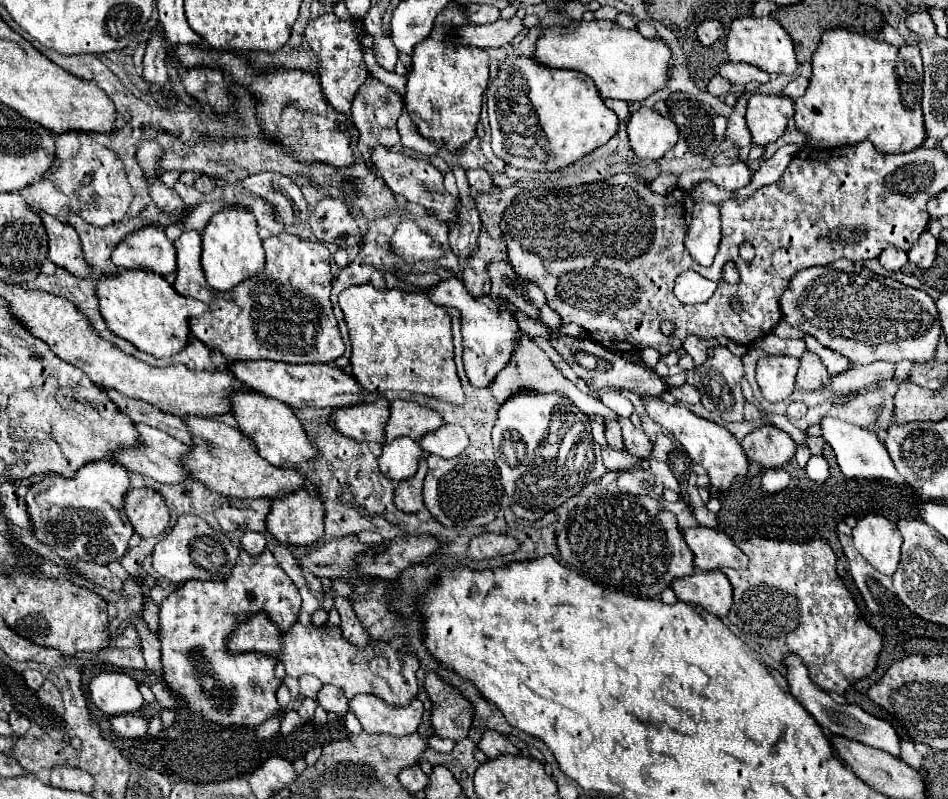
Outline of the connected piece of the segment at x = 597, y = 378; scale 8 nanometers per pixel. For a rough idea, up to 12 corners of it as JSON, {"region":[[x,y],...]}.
{"region":[[556,336],[556,352],[596,392],[608,384],[664,394],[644,362],[594,340]]}

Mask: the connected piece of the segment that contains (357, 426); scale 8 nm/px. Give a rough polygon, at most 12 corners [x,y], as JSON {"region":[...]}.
{"region":[[390,402],[338,408],[332,424],[358,442],[384,442]]}

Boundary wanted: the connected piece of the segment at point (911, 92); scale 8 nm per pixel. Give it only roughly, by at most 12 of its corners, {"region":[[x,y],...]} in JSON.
{"region":[[822,34],[796,128],[812,146],[924,144],[922,58]]}

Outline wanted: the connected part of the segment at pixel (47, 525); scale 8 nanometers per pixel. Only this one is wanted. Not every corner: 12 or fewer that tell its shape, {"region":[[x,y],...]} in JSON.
{"region":[[94,460],[24,498],[34,538],[108,564],[134,534],[128,470]]}

